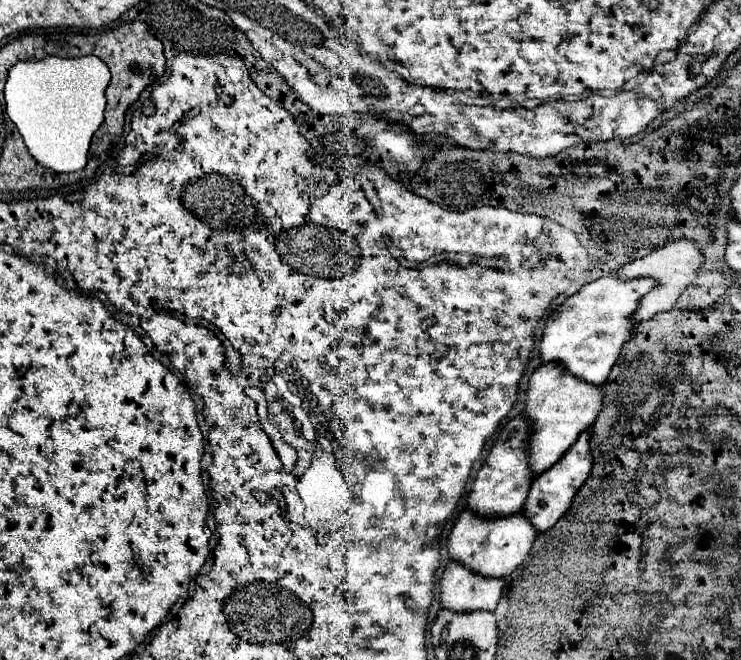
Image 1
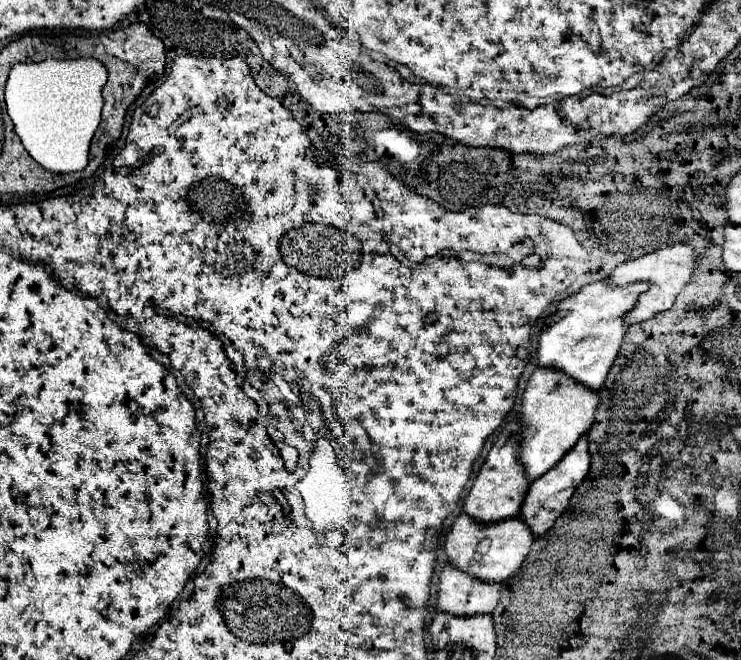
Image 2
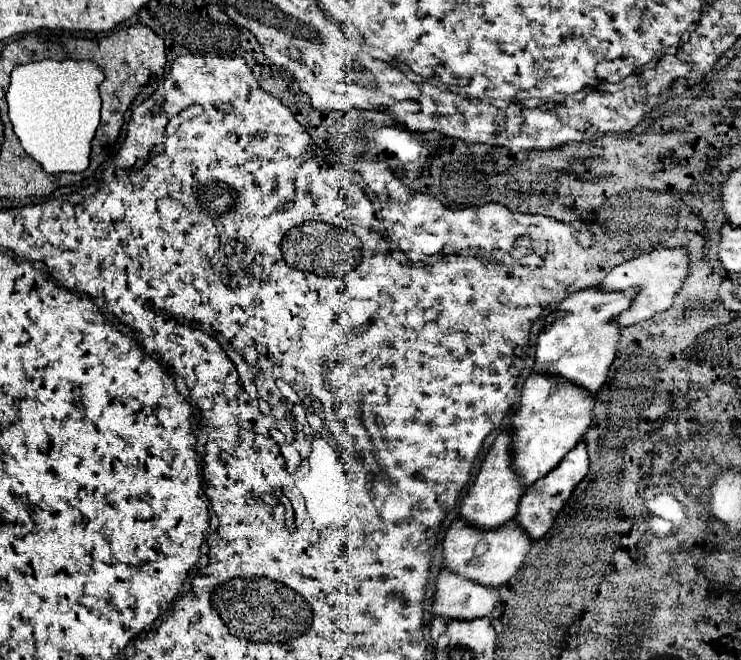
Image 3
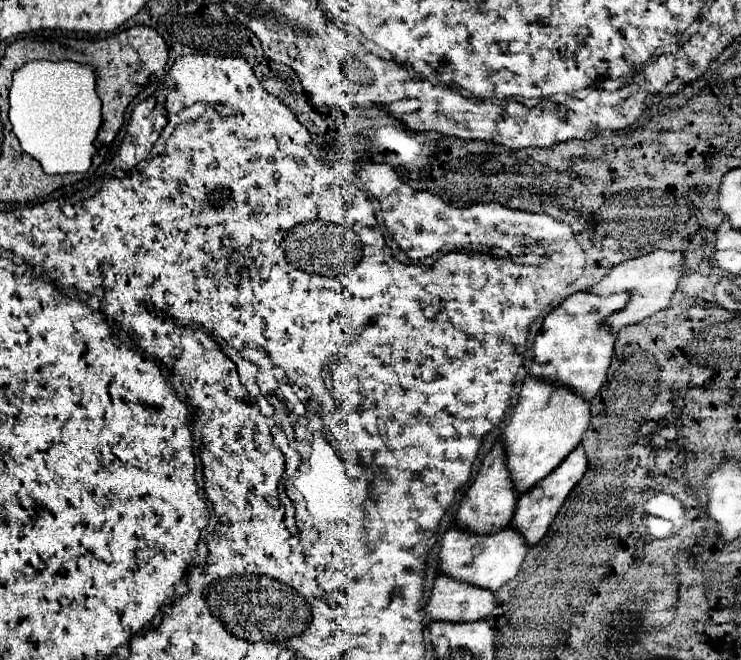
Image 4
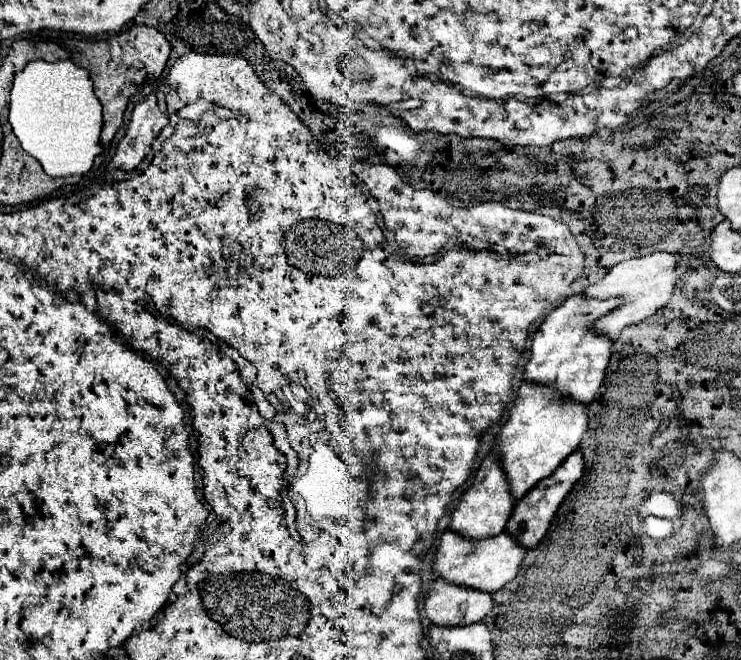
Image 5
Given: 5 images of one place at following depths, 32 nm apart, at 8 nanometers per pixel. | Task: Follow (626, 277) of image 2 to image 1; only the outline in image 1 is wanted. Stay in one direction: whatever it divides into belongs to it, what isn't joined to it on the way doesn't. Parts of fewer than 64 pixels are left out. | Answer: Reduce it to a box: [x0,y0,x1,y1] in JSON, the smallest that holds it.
[616,240,704,322]

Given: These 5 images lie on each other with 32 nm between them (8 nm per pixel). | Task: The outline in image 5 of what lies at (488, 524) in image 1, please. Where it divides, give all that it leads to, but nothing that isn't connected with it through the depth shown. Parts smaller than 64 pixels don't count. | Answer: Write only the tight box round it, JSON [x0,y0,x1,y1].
[432,530,526,594]

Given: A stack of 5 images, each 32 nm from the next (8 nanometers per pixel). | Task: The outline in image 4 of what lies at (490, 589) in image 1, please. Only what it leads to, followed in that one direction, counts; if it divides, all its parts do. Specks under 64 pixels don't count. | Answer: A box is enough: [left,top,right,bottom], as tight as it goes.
[424,576,494,624]

